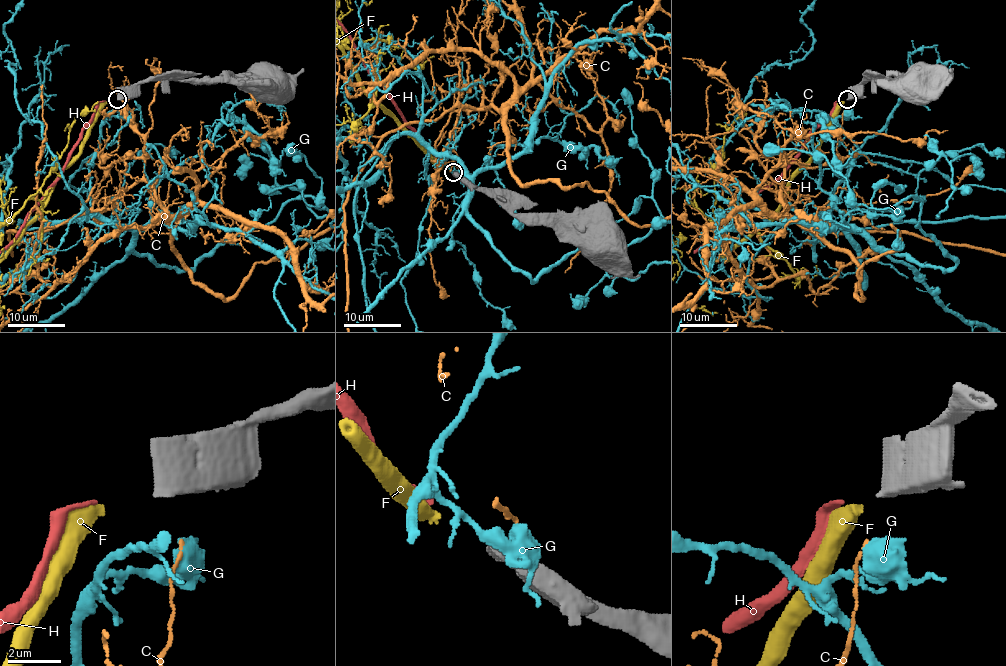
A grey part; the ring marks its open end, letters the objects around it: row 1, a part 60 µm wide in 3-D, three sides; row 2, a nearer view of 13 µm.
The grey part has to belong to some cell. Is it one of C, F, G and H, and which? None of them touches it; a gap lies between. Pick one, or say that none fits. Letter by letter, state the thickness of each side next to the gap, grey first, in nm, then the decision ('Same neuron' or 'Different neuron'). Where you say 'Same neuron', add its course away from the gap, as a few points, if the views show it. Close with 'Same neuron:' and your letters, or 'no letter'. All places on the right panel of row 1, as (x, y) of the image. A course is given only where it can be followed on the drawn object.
C: Thickness 500 nm (grey) against 120 nm. Different neuron
F: Thickness 500 nm (grey) against 440 nm. Same neuron
G: Thickness 500 nm (grey) against 600 nm. Different neuron
H: Thickness 500 nm (grey) against 220 nm. Different neuron
Same neuron: F

